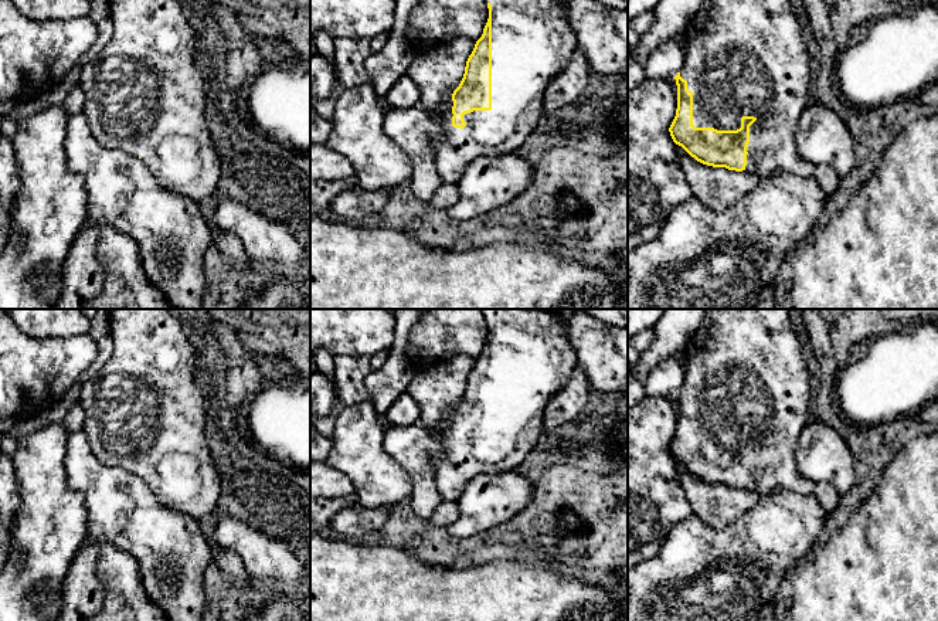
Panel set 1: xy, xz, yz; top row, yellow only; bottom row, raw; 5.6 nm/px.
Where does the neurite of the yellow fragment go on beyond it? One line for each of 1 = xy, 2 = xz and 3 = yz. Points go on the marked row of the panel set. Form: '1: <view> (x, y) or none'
1: none
2: xz (532, 40)
3: yz (743, 57)

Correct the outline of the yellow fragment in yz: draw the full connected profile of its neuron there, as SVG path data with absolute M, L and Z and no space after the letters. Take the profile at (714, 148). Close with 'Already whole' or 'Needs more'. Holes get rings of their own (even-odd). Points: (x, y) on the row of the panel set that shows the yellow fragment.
M703 0L686 31L684 64L674 77L673 142L707 166L750 170L758 179L778 170L812 177L816 166L801 159L795 147L812 64L791 0Z. Needs more

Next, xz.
M492 0L489 18L465 67L463 78L446 106L432 112L439 118L442 132L434 138L435 167L443 184L455 184L470 162L479 157L503 156L516 152L537 128L544 113L544 92L565 69L578 41L567 13L555 0Z. Needs more

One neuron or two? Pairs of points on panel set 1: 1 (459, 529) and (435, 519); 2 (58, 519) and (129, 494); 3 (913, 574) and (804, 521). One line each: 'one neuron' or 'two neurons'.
1: two neurons
2: two neurons
3: two neurons

